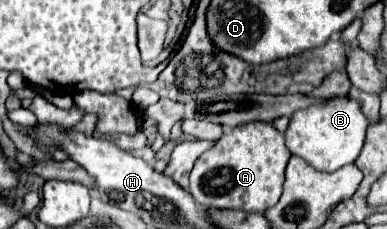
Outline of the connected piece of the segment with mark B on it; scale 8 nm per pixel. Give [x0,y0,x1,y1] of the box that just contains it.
[283,95,369,171]

